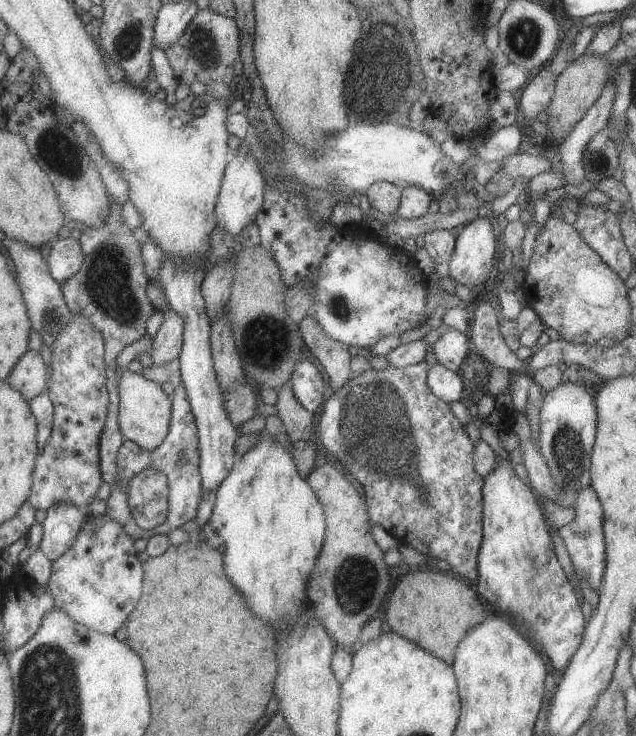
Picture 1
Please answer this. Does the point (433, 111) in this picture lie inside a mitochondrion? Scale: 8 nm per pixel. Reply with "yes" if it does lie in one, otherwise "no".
no

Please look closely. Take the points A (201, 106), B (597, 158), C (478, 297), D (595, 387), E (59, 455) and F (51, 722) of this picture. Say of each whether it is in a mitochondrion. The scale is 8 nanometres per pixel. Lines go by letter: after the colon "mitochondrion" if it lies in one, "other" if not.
A: other
B: mitochondrion
C: other
D: other
E: mitochondrion
F: mitochondrion

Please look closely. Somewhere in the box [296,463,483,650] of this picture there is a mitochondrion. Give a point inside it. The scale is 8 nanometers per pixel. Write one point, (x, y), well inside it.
(354, 583)

